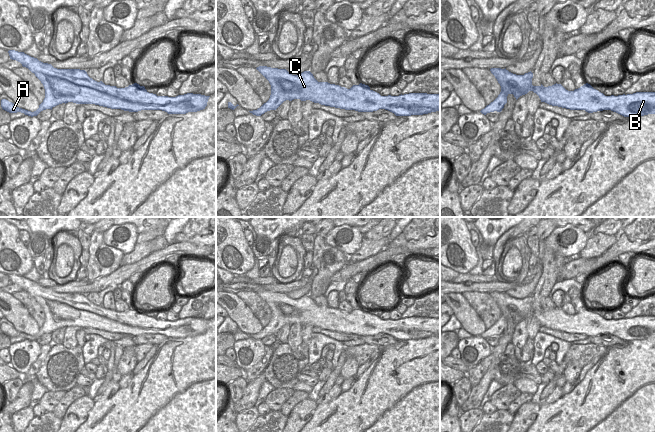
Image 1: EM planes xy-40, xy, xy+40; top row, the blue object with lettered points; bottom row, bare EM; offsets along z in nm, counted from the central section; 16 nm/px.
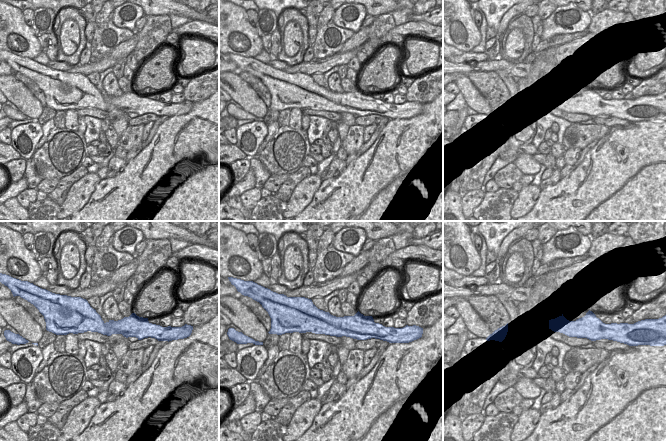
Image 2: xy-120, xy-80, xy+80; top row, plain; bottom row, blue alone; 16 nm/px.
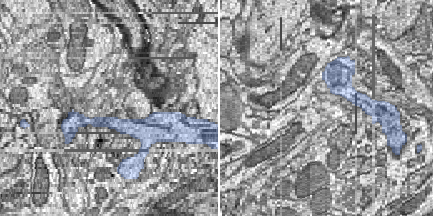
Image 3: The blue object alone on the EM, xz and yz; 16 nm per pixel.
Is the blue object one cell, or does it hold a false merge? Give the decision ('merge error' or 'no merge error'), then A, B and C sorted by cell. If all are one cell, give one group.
no merge error; A B C

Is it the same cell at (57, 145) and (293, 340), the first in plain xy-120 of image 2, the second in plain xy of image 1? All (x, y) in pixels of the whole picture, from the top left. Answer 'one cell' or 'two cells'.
two cells

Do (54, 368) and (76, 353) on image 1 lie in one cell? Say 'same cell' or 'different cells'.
same cell

